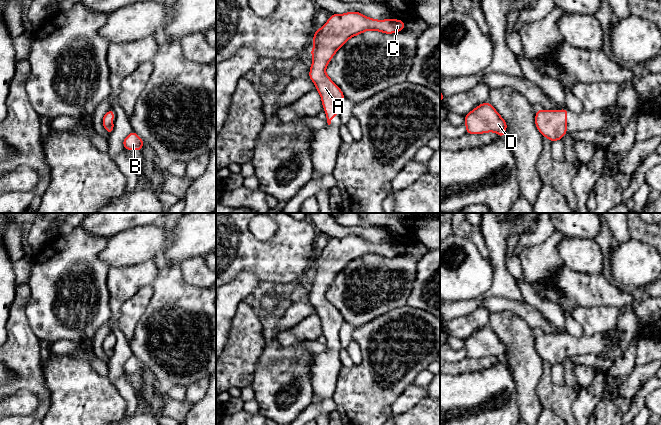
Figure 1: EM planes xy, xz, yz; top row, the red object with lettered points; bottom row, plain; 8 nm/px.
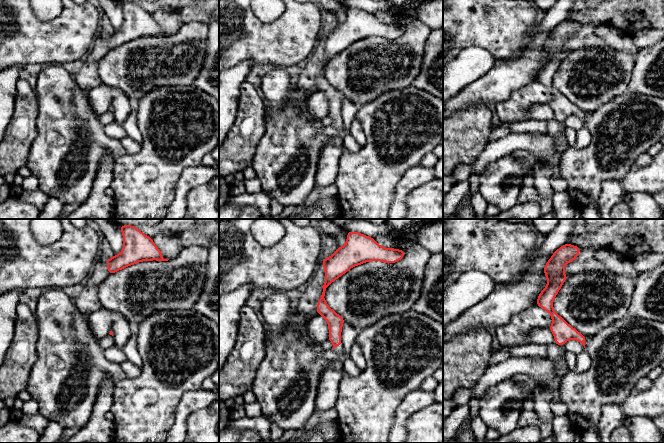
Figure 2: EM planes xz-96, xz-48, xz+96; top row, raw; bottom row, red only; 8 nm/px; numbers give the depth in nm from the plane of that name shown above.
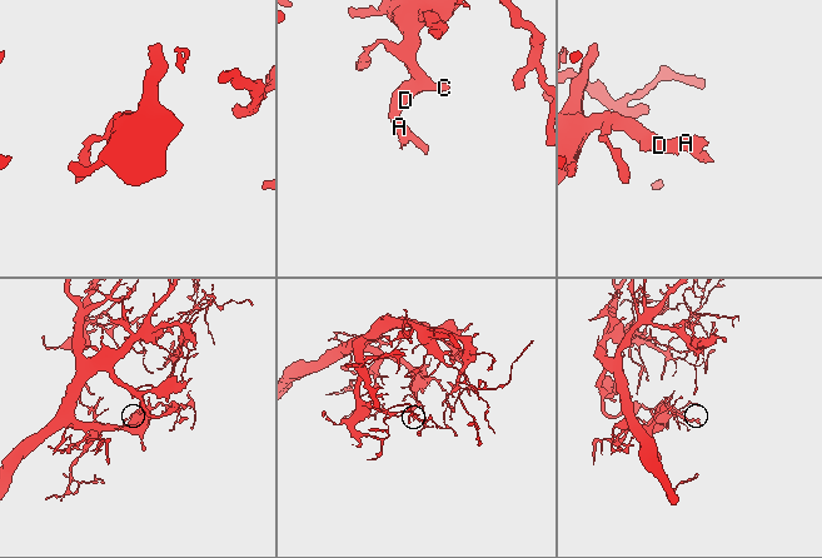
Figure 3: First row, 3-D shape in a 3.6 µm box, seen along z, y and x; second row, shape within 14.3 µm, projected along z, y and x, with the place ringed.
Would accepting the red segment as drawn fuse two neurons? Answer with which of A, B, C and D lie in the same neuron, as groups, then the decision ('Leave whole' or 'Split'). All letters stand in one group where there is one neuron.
Groups: A B C D. Leave whole

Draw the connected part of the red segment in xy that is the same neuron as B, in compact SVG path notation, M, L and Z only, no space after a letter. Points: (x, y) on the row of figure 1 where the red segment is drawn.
M132 131L124 140L123 145L127 150L141 151L143 147L143 140Z

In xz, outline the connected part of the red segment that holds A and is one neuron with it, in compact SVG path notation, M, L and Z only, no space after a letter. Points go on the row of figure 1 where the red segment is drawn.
M359 12L332 14L323 27L316 30L313 37L314 48L310 50L313 62L309 77L320 93L328 125L340 112L344 99L341 89L326 74L326 67L334 54L353 36L367 30L386 34L399 32L405 28L405 22L397 19L376 20Z

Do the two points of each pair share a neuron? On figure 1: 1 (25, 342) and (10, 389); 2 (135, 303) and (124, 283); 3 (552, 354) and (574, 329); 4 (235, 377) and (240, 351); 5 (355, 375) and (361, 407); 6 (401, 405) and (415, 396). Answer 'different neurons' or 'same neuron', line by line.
1: same neuron
2: different neurons
3: different neurons
4: same neuron
5: same neuron
6: same neuron

